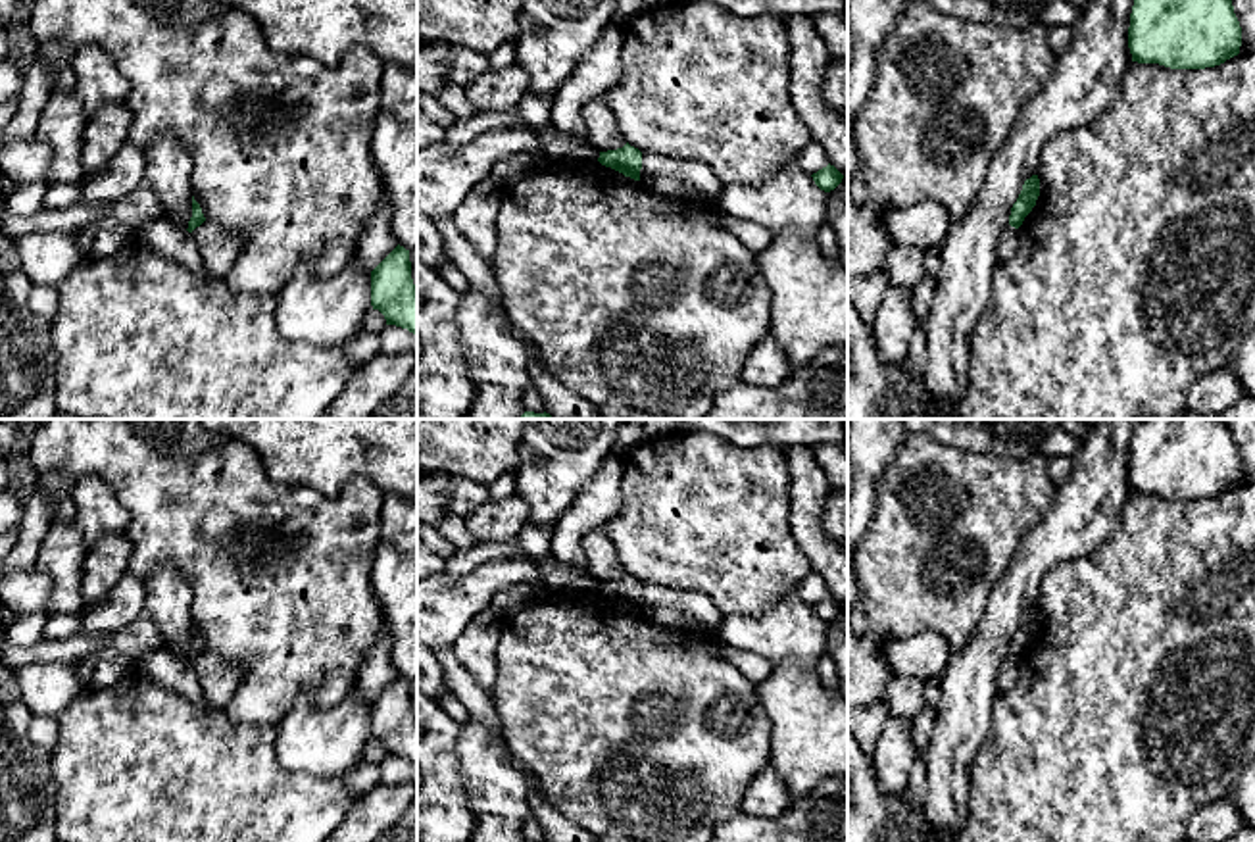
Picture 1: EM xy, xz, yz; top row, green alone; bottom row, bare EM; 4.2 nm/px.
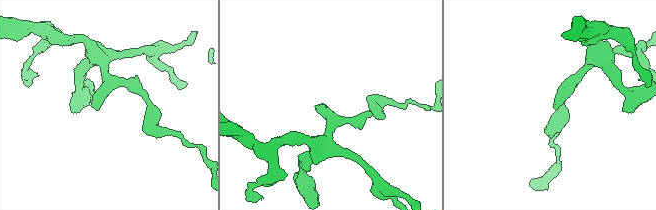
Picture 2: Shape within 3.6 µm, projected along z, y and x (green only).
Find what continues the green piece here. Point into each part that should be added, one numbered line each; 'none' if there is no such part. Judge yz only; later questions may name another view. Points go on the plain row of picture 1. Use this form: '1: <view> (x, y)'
none

